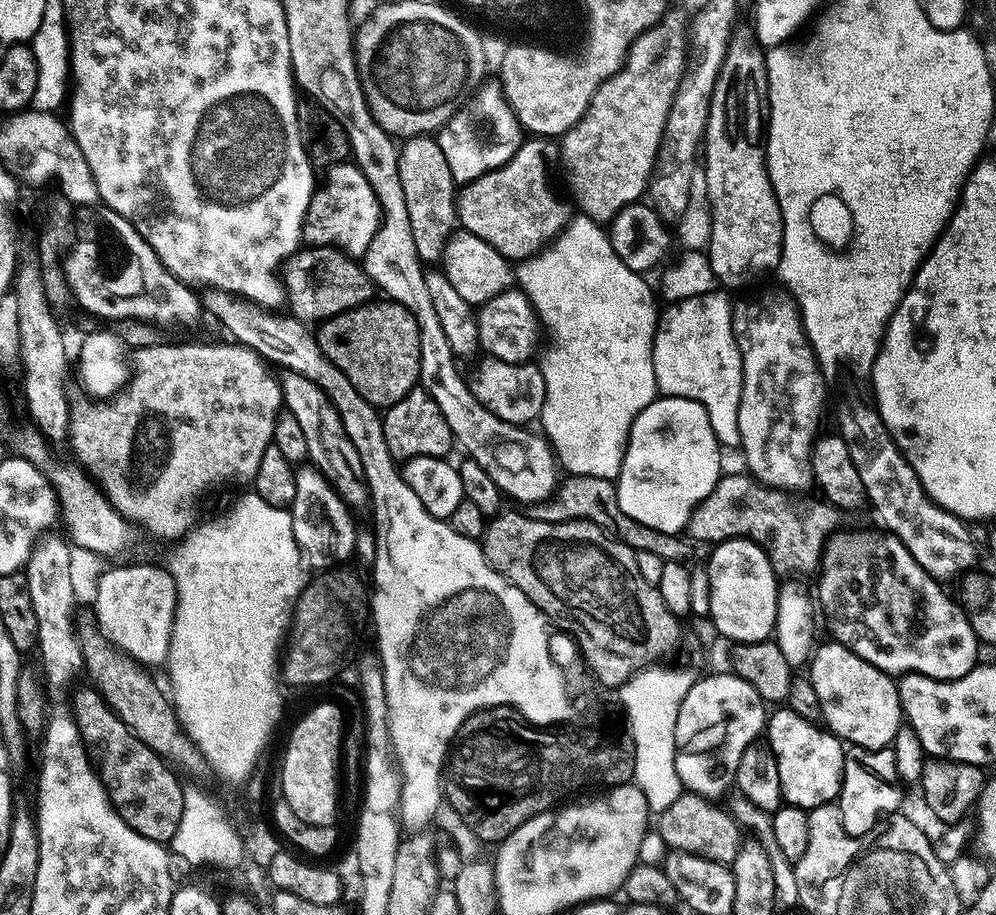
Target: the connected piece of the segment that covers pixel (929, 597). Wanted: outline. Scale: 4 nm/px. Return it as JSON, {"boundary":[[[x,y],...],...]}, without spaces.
{"boundary":[[[884,530],[879,531],[841,531],[829,536],[824,546],[818,569],[820,585],[815,595],[830,625],[833,641],[846,646],[852,653],[891,676],[916,672],[935,680],[957,680],[964,677],[977,667],[980,643],[963,608],[940,589],[943,588],[941,581],[922,570],[918,562],[914,562],[914,554],[902,546],[897,536]]]}

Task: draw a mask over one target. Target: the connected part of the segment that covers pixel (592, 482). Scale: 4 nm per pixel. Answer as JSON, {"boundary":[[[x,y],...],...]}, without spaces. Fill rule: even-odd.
{"boundary":[[[569,475],[564,479],[559,481],[556,491],[544,503],[527,505],[526,514],[530,518],[541,520],[542,522],[554,522],[555,524],[572,520],[588,520],[603,529],[608,535],[615,536],[624,545],[630,546],[635,552],[647,550],[658,555],[664,561],[679,560],[682,562],[688,558],[686,557],[688,546],[682,540],[684,539],[683,537],[662,534],[661,531],[642,526],[641,523],[634,522],[632,518],[622,512],[621,507],[618,506],[616,486],[613,481],[590,478],[589,475]]]}

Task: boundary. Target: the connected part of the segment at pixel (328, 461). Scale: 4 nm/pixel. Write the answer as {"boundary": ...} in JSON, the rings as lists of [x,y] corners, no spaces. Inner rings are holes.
{"boundary":[[[285,375],[282,380],[284,393],[283,407],[298,421],[302,434],[306,437],[306,450],[311,467],[326,477],[330,486],[344,499],[349,509],[357,510],[369,503],[368,483],[364,481],[362,462],[358,462],[358,450],[342,426],[338,410],[328,401],[327,394],[305,376]]]}

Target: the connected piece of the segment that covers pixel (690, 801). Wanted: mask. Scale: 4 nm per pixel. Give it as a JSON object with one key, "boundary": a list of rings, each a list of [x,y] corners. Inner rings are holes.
{"boundary":[[[685,791],[678,802],[666,806],[666,810],[658,816],[658,831],[667,847],[678,852],[698,854],[719,864],[731,865],[742,843],[742,828],[728,810],[723,807],[720,809],[716,804],[719,803],[707,796],[697,796],[694,792]]]}

